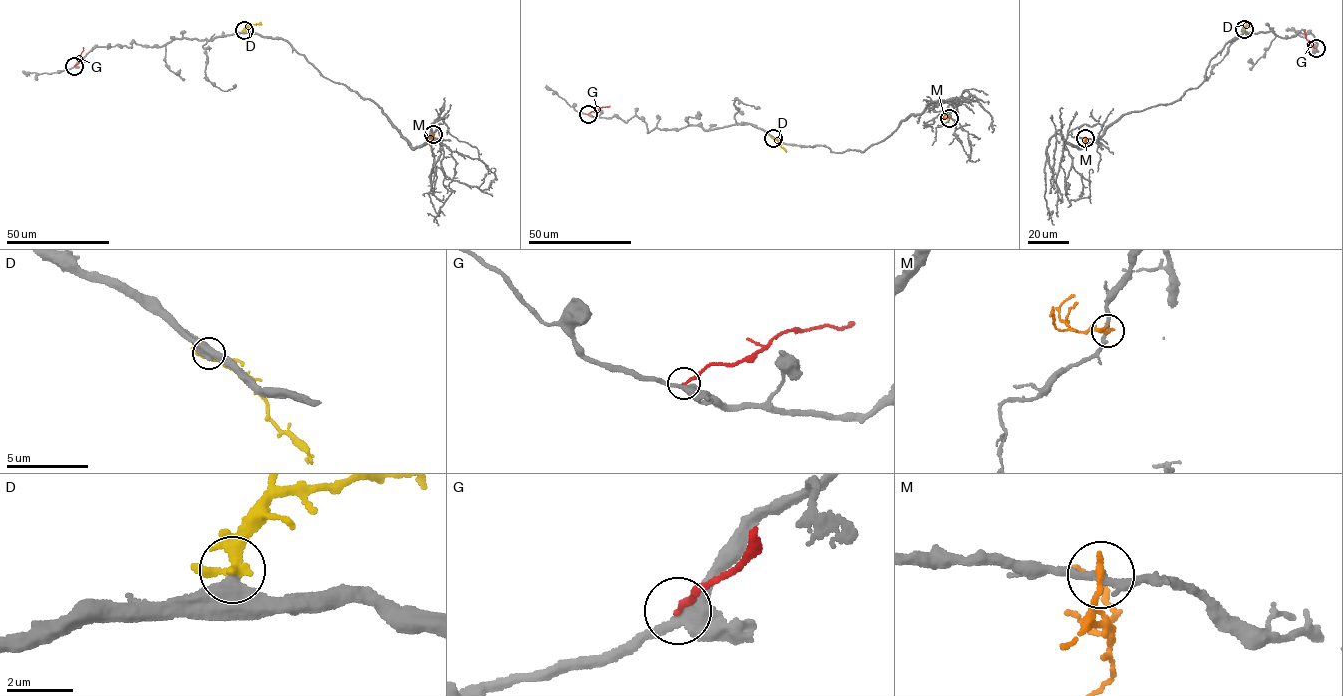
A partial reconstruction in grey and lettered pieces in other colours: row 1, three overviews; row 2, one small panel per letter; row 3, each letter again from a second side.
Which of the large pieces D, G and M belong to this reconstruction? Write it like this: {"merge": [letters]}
{"merge": []}

